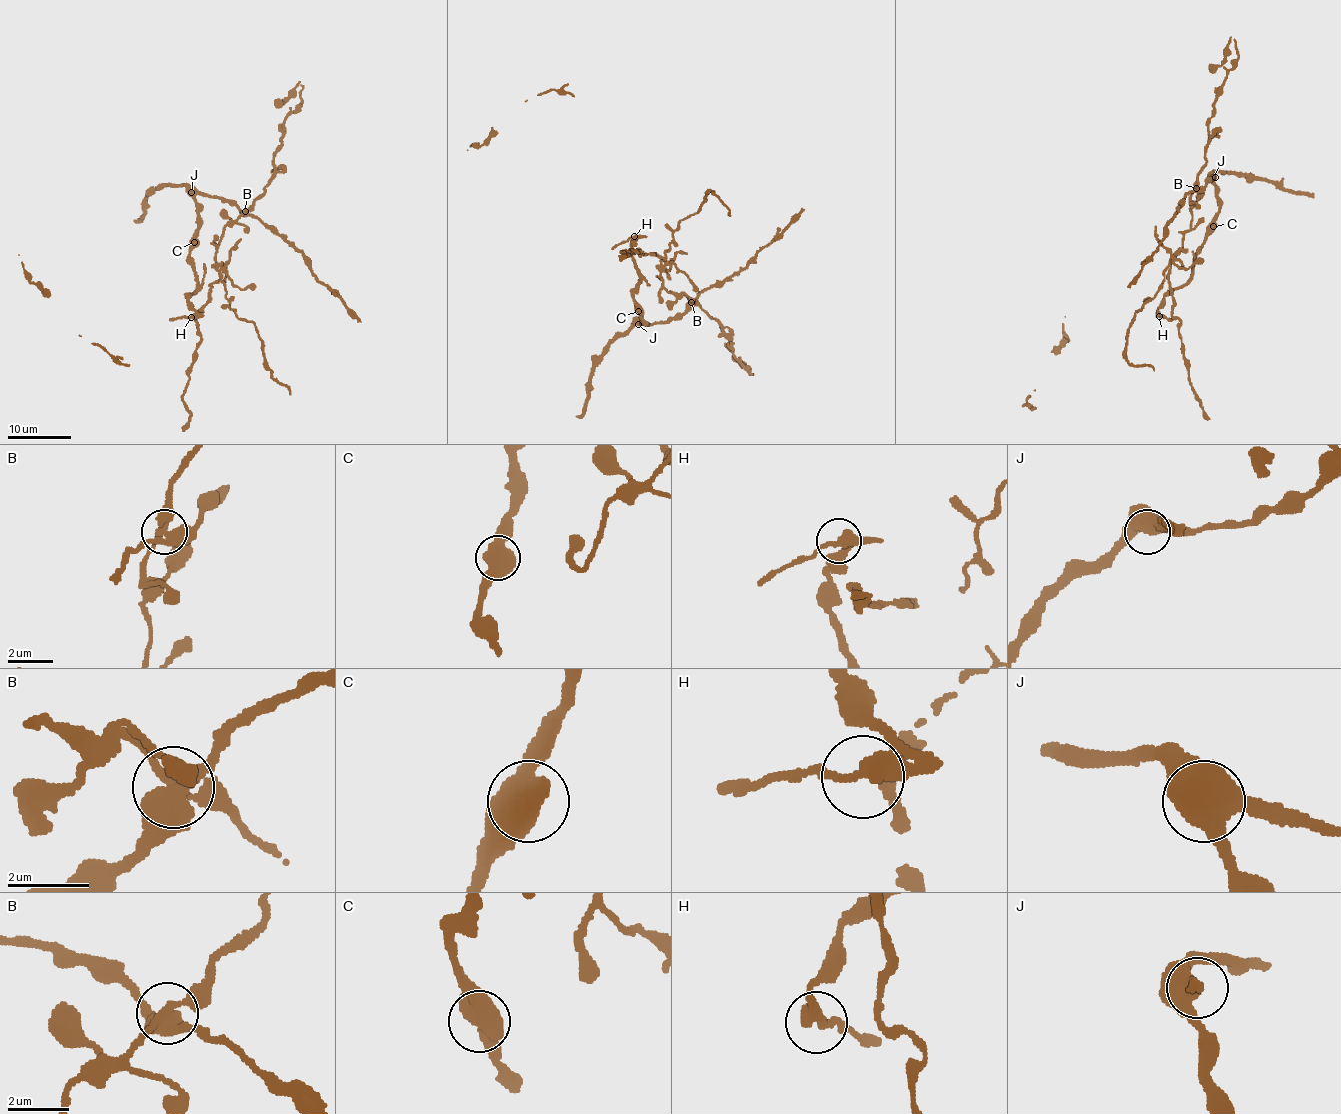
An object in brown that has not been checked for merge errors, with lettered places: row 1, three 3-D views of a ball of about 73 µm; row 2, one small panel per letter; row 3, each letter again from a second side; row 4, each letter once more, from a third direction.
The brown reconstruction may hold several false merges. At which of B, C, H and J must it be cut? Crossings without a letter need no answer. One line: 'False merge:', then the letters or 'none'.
False merge: B

